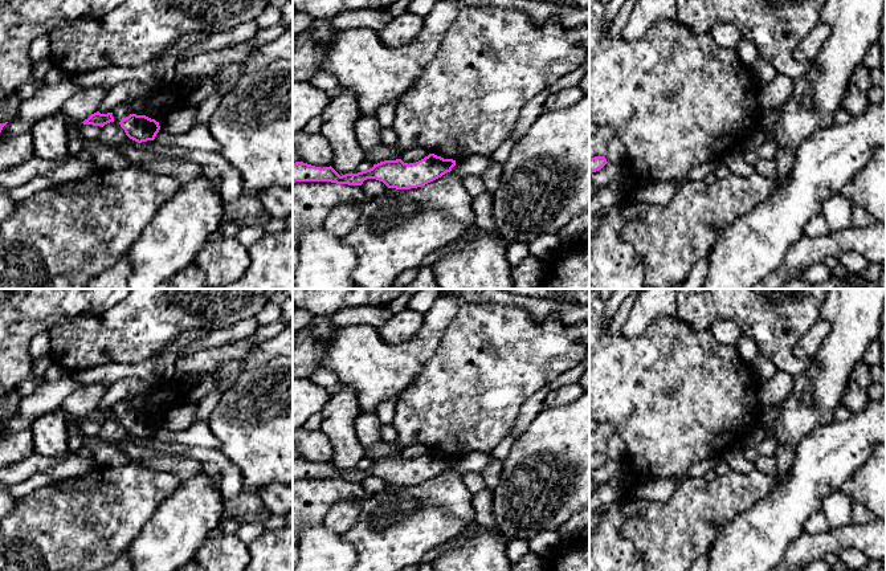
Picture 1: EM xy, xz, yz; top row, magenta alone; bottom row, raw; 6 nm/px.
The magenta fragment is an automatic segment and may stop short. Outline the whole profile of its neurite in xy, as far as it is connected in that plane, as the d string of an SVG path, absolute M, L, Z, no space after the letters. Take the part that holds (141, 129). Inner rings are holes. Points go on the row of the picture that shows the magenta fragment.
M130 114L119 122L126 135L138 142L154 140L160 130L159 122L146 115Z

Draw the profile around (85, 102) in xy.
M101 86L81 89L65 102L61 111L72 122L82 123L91 114L98 111L98 107L106 97L107 91L109 89Z

